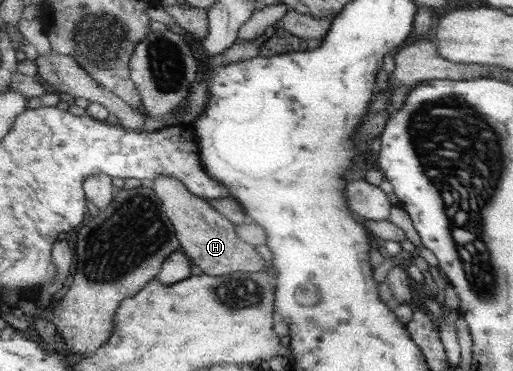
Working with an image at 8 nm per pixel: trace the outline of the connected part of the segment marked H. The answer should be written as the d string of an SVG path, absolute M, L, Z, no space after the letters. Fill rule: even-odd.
M159 177L150 182L150 185L162 200L163 208L174 224L182 252L192 260L193 265L202 270L203 274L219 277L238 271L259 272L267 268L268 262L259 257L254 247L237 237L236 225L223 218L205 199L191 194L178 178Z

